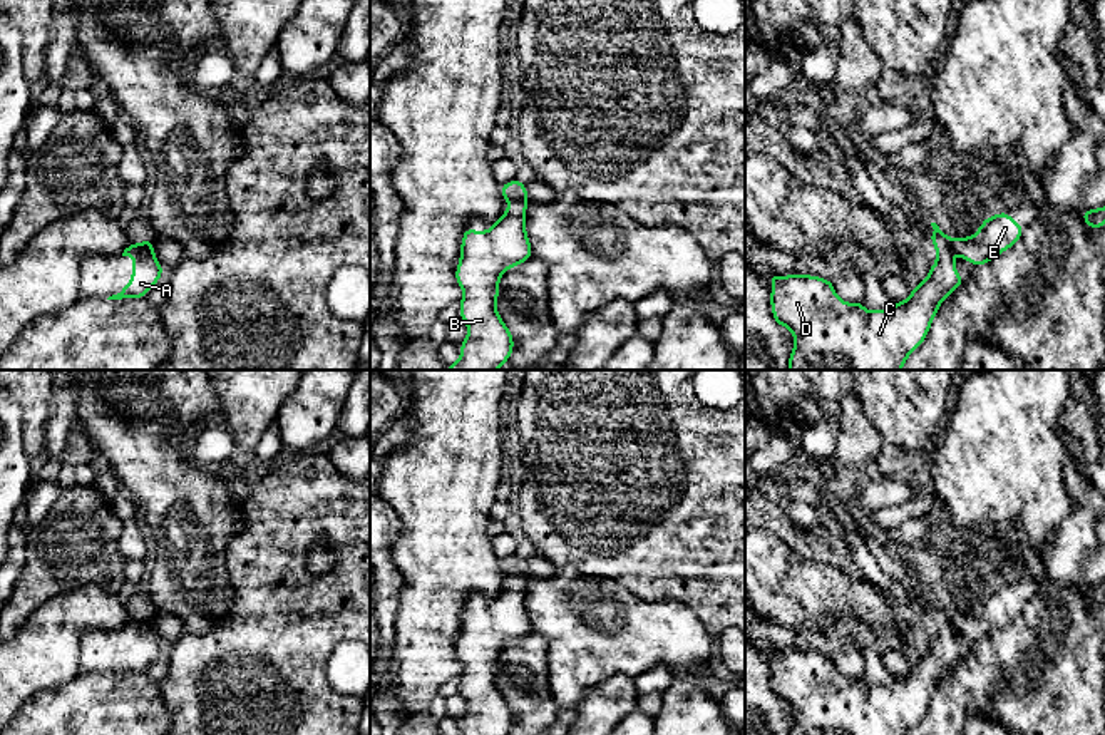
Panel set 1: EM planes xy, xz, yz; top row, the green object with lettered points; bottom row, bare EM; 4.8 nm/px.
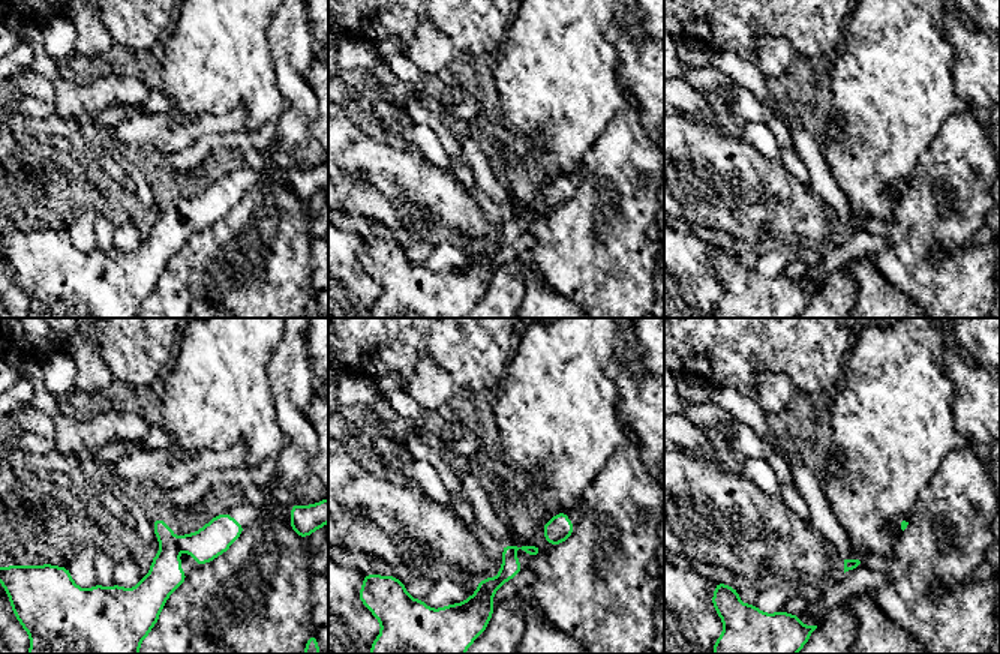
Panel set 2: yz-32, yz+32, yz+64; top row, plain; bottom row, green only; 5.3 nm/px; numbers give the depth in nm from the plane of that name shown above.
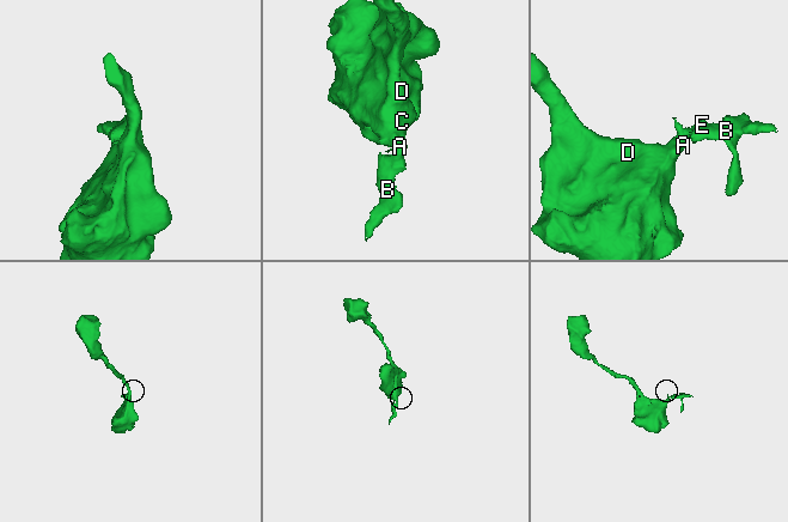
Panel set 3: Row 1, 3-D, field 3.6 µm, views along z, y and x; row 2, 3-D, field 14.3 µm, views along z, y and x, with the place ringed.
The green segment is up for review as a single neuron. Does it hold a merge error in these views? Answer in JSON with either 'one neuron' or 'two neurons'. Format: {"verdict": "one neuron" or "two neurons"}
{"verdict": "one neuron"}

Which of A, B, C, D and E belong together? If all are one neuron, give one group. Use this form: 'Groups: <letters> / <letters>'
Groups: A B C D E

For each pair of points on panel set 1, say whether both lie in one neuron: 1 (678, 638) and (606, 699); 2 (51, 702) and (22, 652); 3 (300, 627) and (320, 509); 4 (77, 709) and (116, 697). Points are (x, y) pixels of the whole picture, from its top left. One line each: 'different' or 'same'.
1: different
2: different
3: same
4: same

